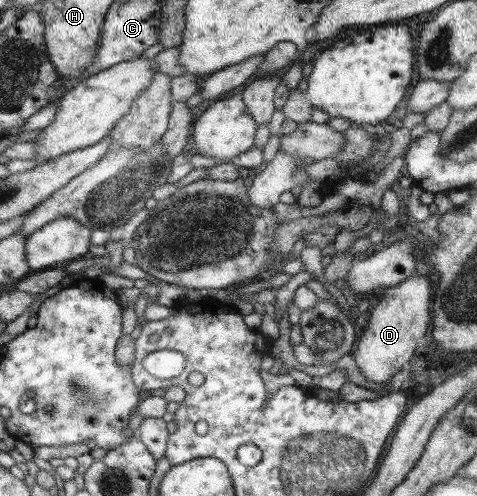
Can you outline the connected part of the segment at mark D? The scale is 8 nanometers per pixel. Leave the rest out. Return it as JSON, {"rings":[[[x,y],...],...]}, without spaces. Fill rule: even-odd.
{"rings":[[[412,276],[405,282],[398,284],[396,287],[390,287],[382,296],[380,303],[371,310],[368,326],[364,330],[364,335],[358,340],[358,347],[354,353],[350,353],[361,373],[366,380],[382,384],[386,382],[392,374],[400,372],[400,368],[412,358],[418,340],[426,334],[430,326],[430,302],[432,302],[432,292],[430,292],[430,280],[428,276]]]}

